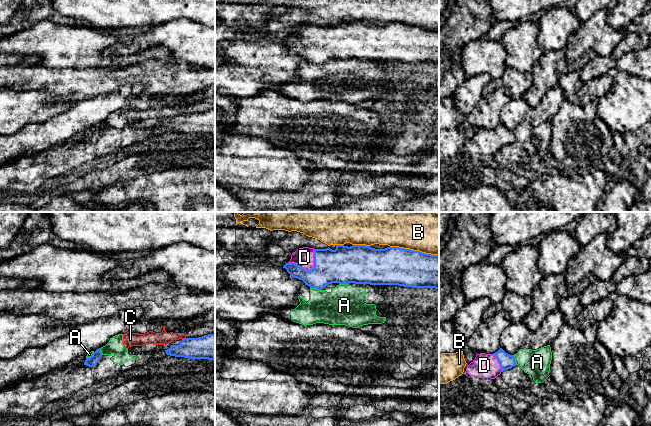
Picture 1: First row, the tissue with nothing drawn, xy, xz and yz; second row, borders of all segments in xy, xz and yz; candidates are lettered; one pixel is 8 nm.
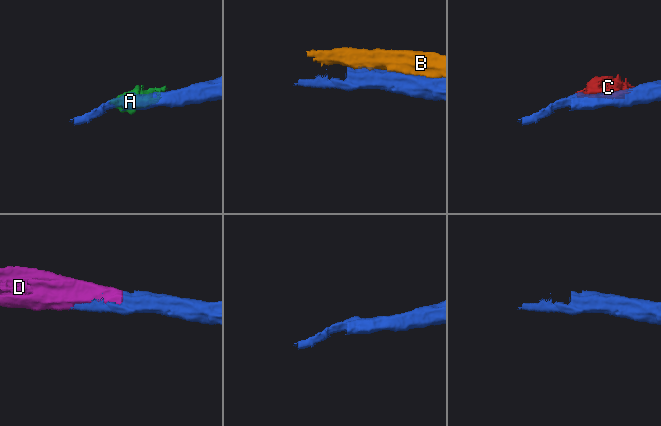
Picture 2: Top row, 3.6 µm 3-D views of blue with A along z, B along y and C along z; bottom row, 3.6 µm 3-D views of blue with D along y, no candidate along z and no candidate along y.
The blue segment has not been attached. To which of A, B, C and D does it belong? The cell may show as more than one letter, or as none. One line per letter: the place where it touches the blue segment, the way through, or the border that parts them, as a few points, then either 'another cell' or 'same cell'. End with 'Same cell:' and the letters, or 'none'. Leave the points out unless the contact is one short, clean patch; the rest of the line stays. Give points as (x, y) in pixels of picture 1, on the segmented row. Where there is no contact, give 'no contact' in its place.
A: contact xz (316, 288); border xz (310, 287), (321, 290); another cell
B: contact xz (413, 250); another cell
C: contact xy (183, 339); border xy (185, 337), (182, 339); another cell
D: contact xz (309, 270); same cell
Same cell: D

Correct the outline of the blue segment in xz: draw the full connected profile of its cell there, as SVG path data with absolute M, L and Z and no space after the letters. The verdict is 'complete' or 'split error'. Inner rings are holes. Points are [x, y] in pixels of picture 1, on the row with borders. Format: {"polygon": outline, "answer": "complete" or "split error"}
{"polygon": "M336 245L336 249L314 249L303 247L292 253L291 259L283 268L290 276L302 280L310 288L322 290L329 284L370 284L370 285L398 285L413 288L435 288L439 290L439 255L431 255L399 247L375 249L366 245L344 246Z", "answer": "split error"}

